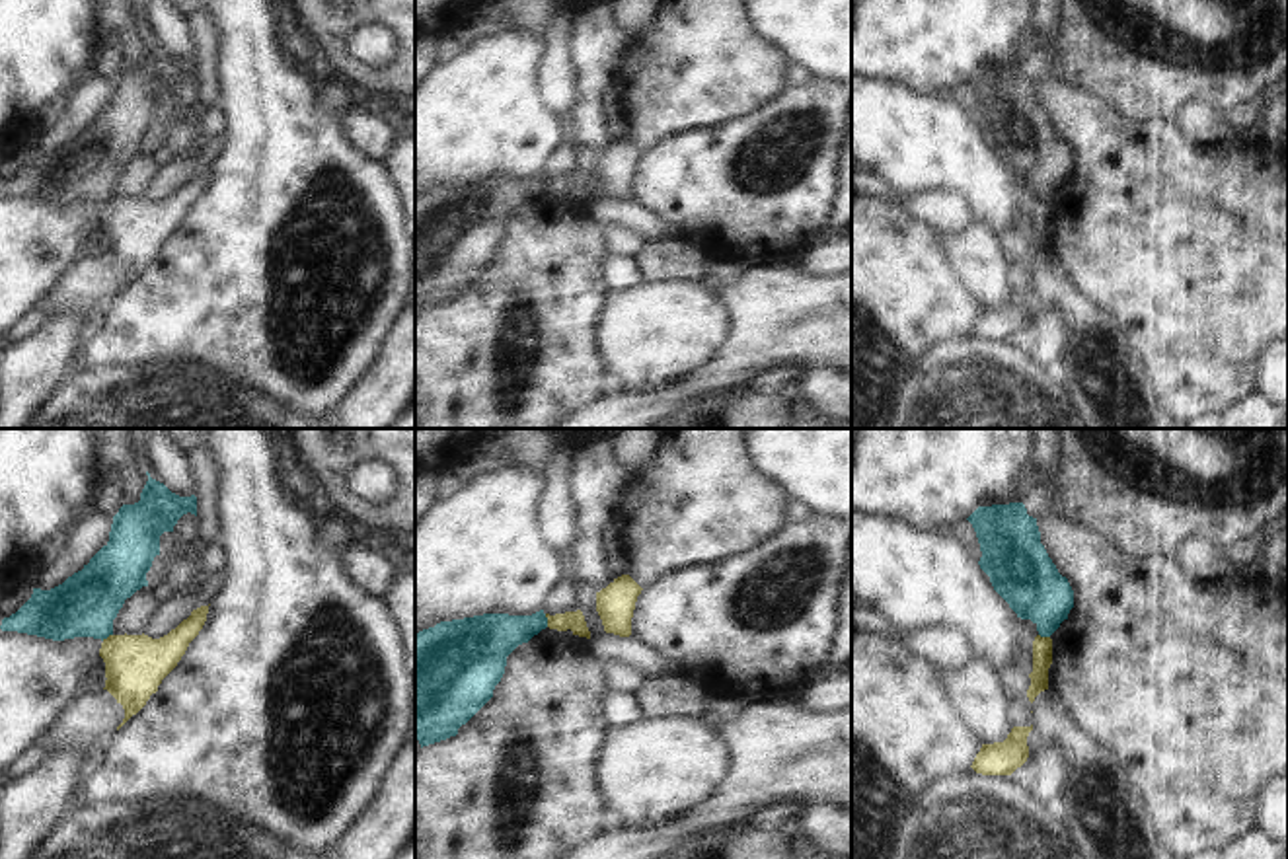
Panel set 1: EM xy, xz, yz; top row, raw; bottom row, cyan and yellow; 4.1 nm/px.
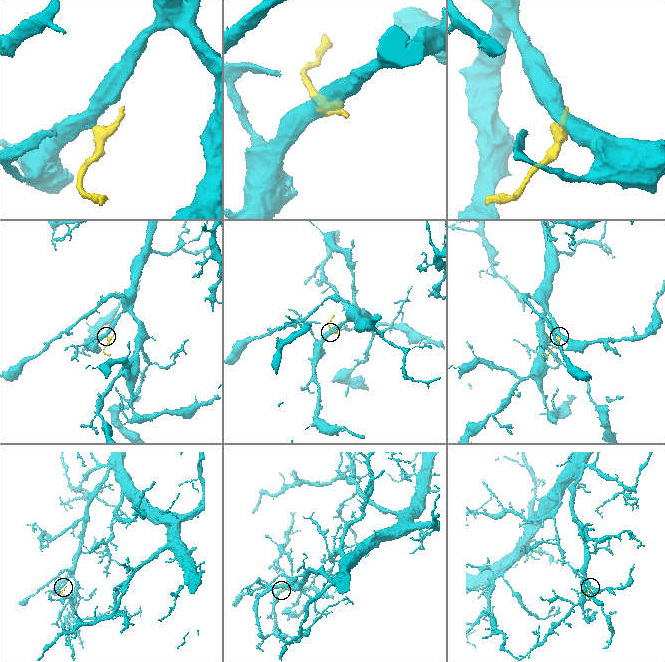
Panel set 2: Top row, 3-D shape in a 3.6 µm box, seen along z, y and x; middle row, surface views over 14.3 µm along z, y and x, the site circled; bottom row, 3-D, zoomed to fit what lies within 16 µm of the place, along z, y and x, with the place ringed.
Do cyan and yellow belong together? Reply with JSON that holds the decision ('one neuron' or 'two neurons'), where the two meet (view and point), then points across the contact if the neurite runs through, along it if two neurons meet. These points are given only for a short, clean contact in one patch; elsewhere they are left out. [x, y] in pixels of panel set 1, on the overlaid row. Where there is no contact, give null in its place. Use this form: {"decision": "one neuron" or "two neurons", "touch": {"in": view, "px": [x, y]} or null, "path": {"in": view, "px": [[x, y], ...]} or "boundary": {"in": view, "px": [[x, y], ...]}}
{"decision": "two neurons", "touch": {"in": "xz", "px": [546, 620]}, "boundary": {"in": "xz", "px": [[544, 614], [548, 626]]}}

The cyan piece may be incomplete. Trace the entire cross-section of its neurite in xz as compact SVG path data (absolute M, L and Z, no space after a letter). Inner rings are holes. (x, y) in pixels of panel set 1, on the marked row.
M540 610L440 621L415 633L415 738L421 748L456 736L493 697L507 656L546 627Z

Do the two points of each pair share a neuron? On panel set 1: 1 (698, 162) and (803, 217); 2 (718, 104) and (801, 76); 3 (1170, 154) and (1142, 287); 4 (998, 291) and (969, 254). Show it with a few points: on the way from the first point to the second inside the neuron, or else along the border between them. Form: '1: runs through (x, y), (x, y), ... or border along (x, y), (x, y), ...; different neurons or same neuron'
1: runs through (723, 187), (778, 201); same neuron
2: border along (792, 65), (784, 76), (786, 86); different neurons
3: runs through (1150, 187), (1150, 254); same neuron
4: runs through (988, 281), (979, 263); same neuron

